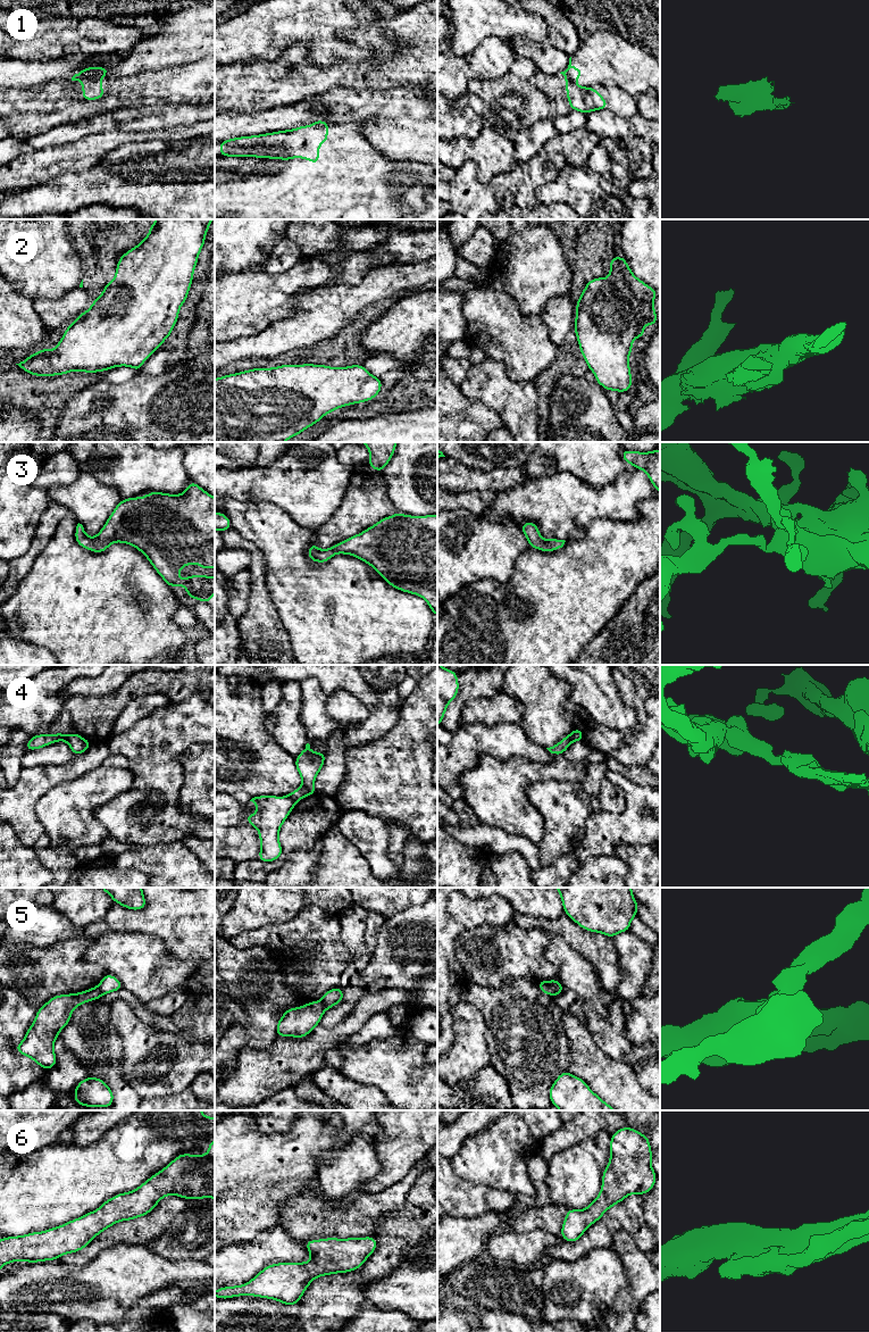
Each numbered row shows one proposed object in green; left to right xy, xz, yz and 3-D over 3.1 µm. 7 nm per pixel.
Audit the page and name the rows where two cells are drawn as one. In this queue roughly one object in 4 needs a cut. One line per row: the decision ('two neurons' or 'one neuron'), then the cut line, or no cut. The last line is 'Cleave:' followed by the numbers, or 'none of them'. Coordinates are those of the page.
1: two neurons; cut xy (102, 76), (91, 76), (82, 81)
2: one neuron; cut none
3: one neuron; cut none
4: two neurons; cut xz (289, 794), (295, 801)
5: two neurons; cut xy (98, 987), (102, 993)
6: one neuron; cut none
Cleave: 1, 4, 5

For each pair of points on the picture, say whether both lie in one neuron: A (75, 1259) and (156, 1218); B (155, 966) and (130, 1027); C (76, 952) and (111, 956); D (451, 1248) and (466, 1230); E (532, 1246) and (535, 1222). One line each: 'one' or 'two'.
A: one
B: two
C: two
D: one
E: two

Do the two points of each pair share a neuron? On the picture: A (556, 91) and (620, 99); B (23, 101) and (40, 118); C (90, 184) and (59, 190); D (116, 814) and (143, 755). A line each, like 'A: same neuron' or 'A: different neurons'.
A: same neuron
B: different neurons
C: same neuron
D: same neuron

